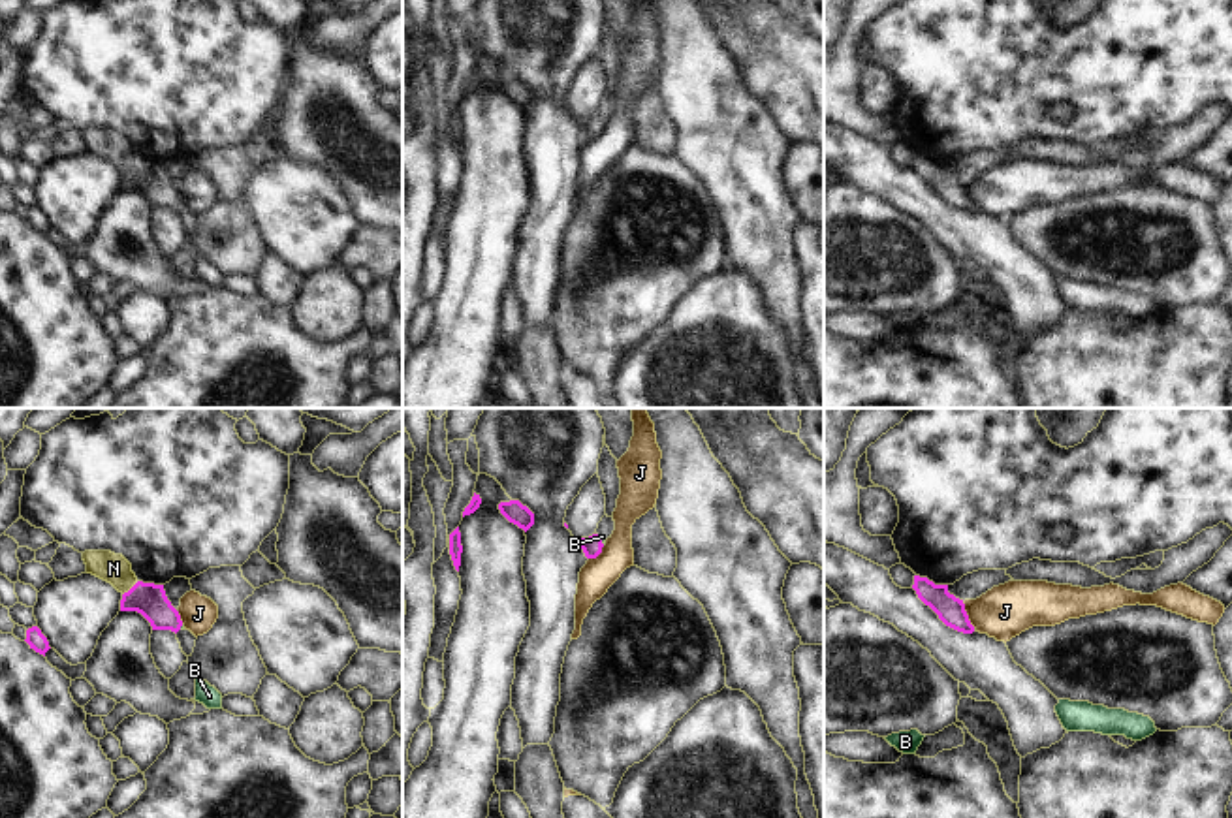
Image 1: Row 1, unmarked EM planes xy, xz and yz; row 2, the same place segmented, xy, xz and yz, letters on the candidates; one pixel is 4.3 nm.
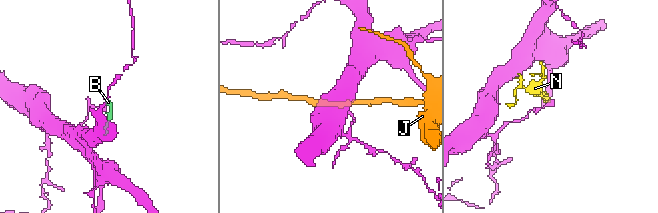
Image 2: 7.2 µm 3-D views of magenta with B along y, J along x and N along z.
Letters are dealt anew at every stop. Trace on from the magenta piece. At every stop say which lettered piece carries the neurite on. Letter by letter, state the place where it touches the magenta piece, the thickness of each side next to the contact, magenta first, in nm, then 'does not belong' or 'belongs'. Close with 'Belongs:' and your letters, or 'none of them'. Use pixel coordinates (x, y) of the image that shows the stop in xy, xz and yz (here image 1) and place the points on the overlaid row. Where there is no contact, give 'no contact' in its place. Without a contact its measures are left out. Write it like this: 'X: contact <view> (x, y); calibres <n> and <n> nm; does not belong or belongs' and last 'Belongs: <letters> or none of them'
B: contact xz (600, 540); calibres 90 and 20 nm; belongs
J: contact yz (967, 615); calibres 120 and 220 nm; does not belong
N: contact xy (130, 589); calibres 140 and 130 nm; does not belong
Belongs: B

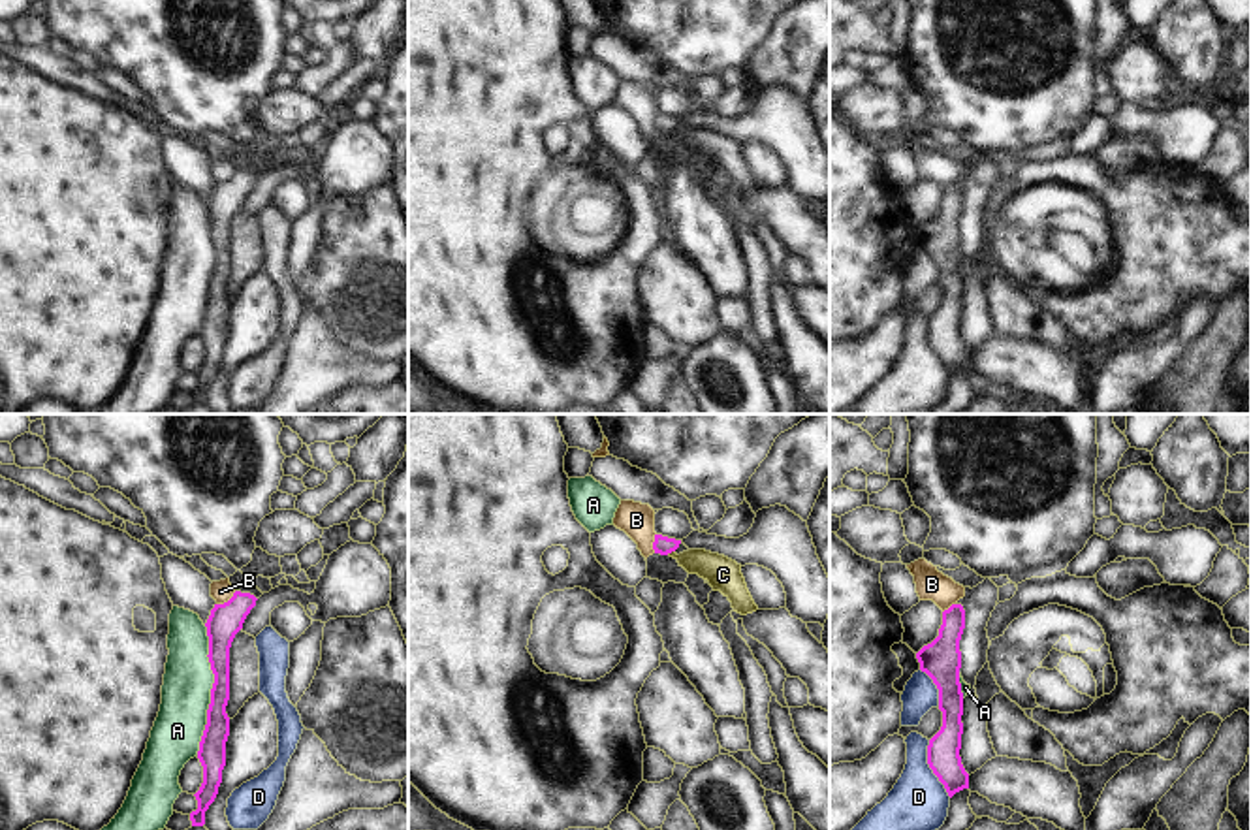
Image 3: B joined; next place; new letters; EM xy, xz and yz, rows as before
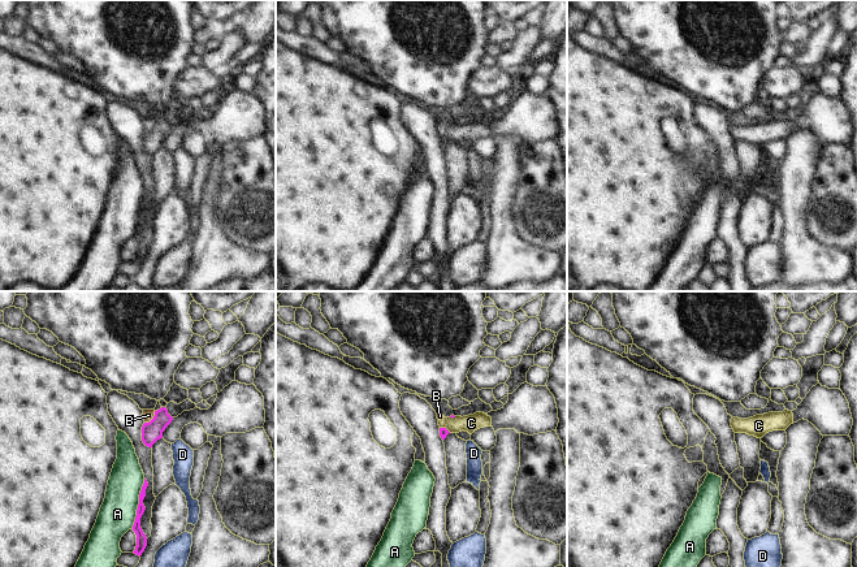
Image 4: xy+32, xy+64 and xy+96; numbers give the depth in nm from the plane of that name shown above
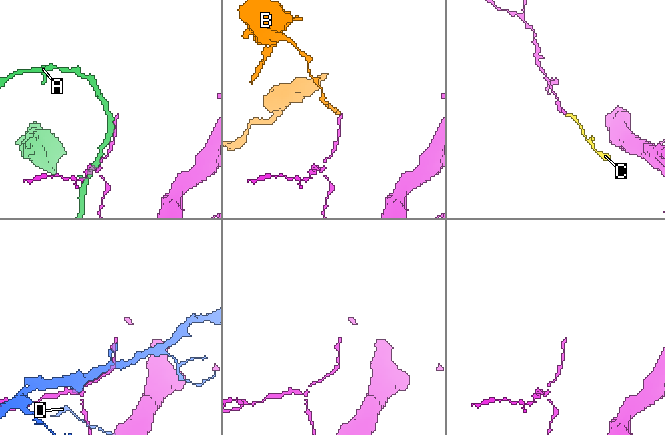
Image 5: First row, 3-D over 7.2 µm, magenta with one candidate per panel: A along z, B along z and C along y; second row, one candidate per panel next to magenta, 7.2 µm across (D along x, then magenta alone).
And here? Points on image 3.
A: contact xy (211, 691); calibres 110 and 220 nm; does not belong
B: contact xy (228, 601); calibres 150 and 90 nm; does not belong
C: contact xz (670, 552); calibres 80 and 140 nm; does not belong
D: contact yz (930, 766); calibres 140 and 240 nm; does not belong
Belongs: none of them

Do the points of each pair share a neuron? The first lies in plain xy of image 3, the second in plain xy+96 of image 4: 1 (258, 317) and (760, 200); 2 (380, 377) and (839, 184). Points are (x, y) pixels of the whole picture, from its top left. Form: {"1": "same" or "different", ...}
{"1": "same", "2": "different"}

